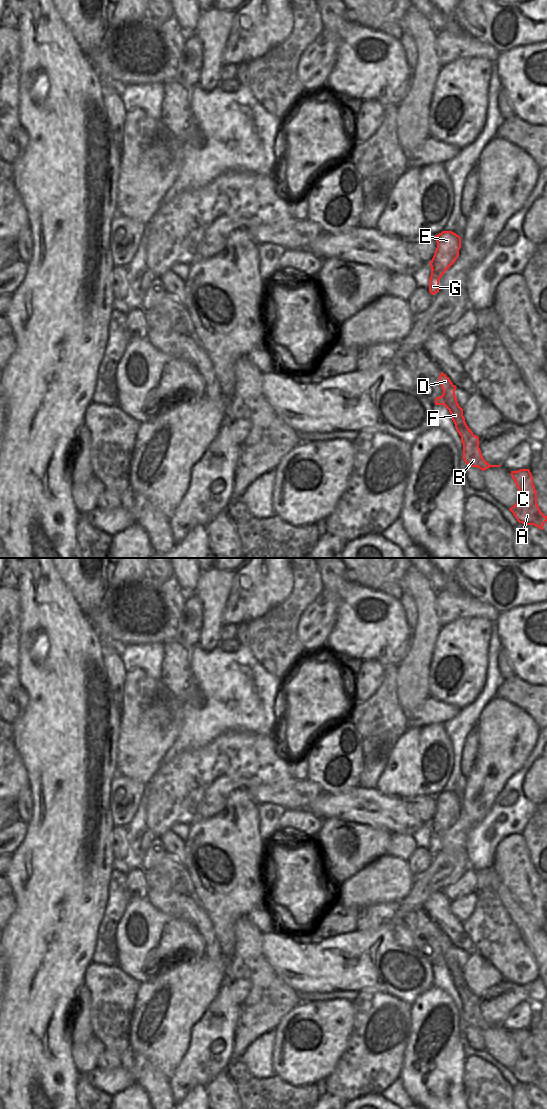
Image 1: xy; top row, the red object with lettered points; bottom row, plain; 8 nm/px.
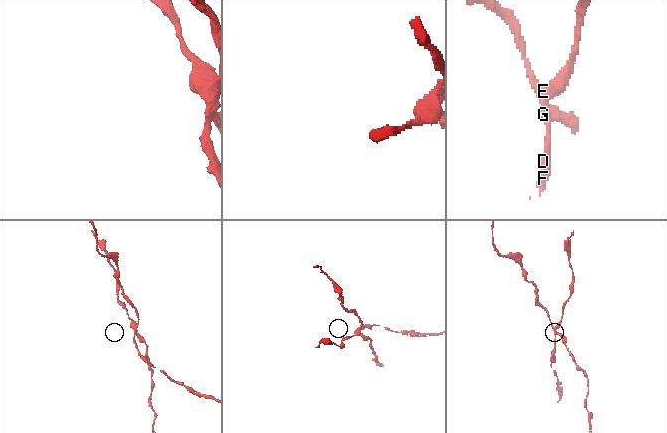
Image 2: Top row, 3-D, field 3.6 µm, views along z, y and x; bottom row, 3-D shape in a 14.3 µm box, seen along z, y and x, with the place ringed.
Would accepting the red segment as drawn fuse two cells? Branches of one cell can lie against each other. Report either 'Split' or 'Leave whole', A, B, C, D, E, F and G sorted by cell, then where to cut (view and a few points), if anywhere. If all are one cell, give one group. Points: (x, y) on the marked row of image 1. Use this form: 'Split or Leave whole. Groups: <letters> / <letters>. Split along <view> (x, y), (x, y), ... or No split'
Split. Groups: A B C D F G / E. Split along xy (431, 270), (440, 277).

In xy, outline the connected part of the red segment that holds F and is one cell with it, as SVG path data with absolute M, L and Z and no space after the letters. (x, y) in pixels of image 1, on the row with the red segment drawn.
M441 372L439 382L443 390L440 397L435 398L435 405L444 405L450 412L455 428L461 436L463 444L463 460L467 467L478 467L482 471L490 467L500 467L501 465L490 465L482 456L479 448L479 437L474 435L467 426L463 416L463 409L459 406L455 396L456 386L449 377Z

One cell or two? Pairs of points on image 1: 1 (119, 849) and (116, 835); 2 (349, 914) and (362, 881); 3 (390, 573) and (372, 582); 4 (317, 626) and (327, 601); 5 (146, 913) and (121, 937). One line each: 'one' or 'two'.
1: one
2: two
3: one
4: one
5: one

